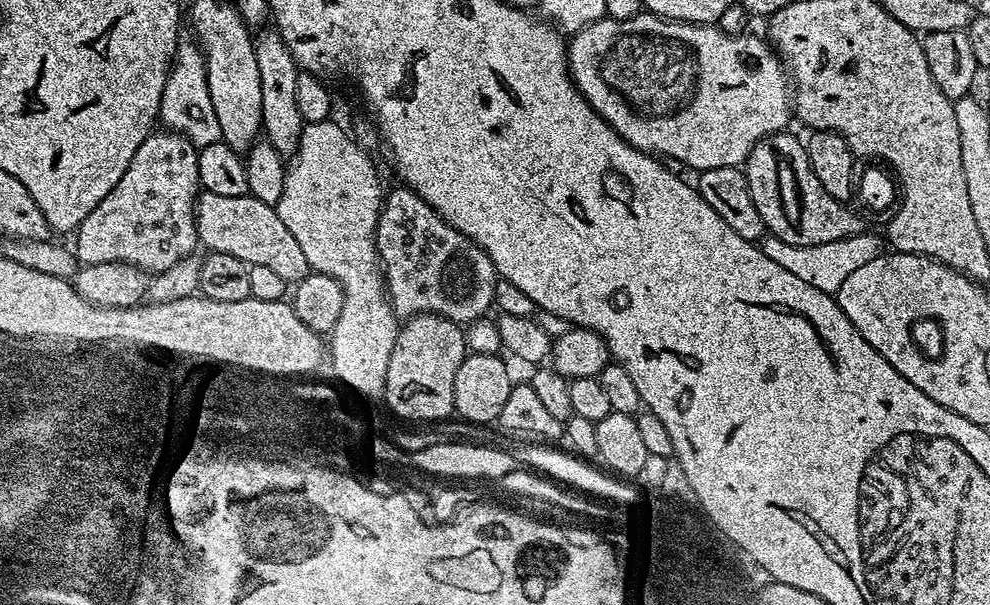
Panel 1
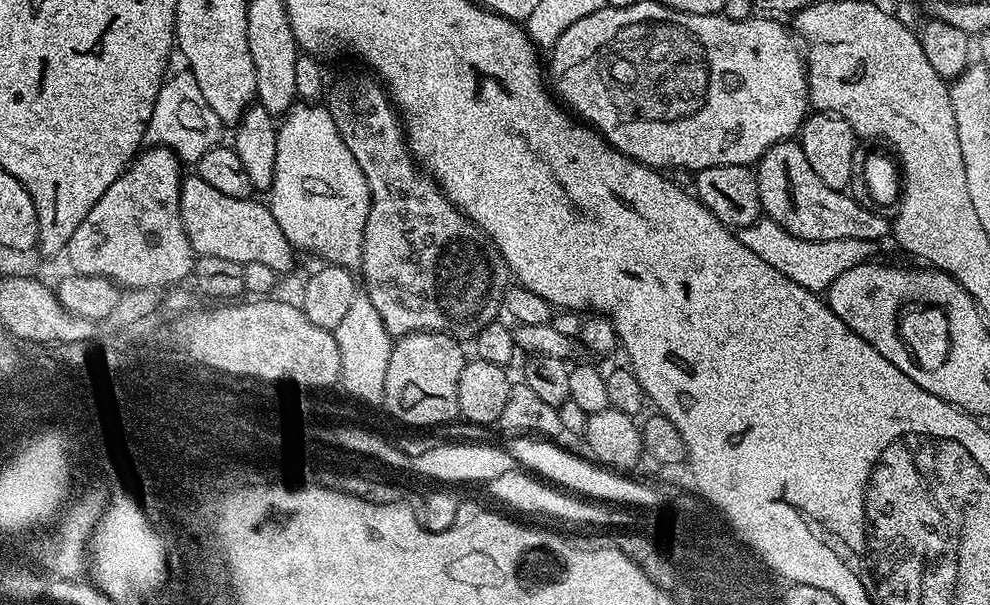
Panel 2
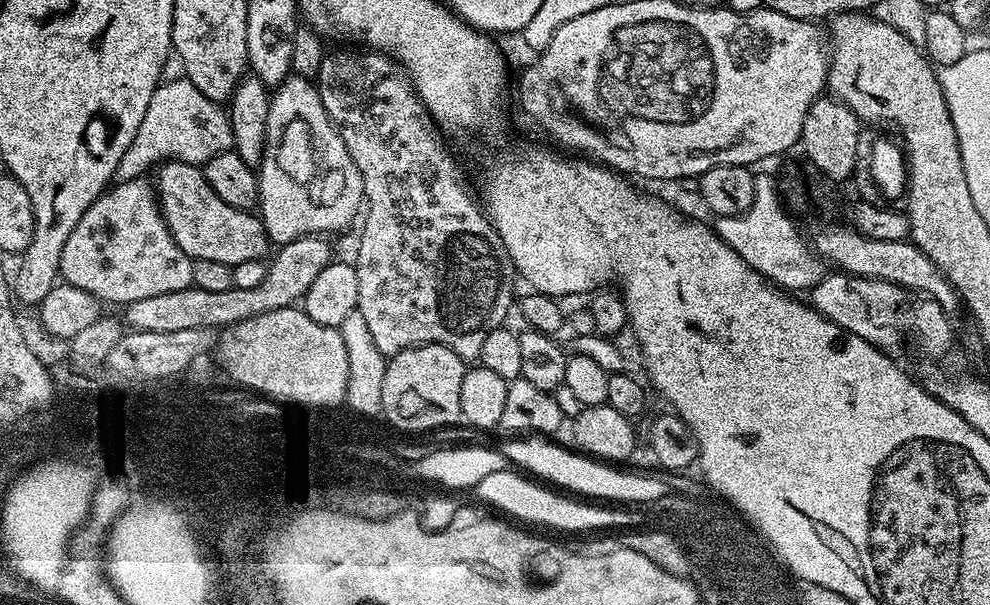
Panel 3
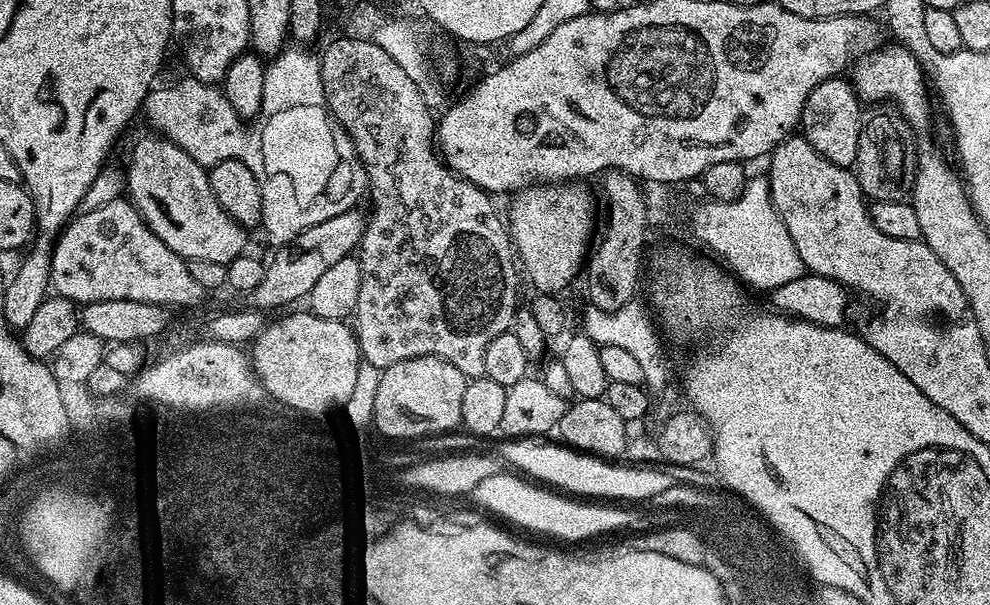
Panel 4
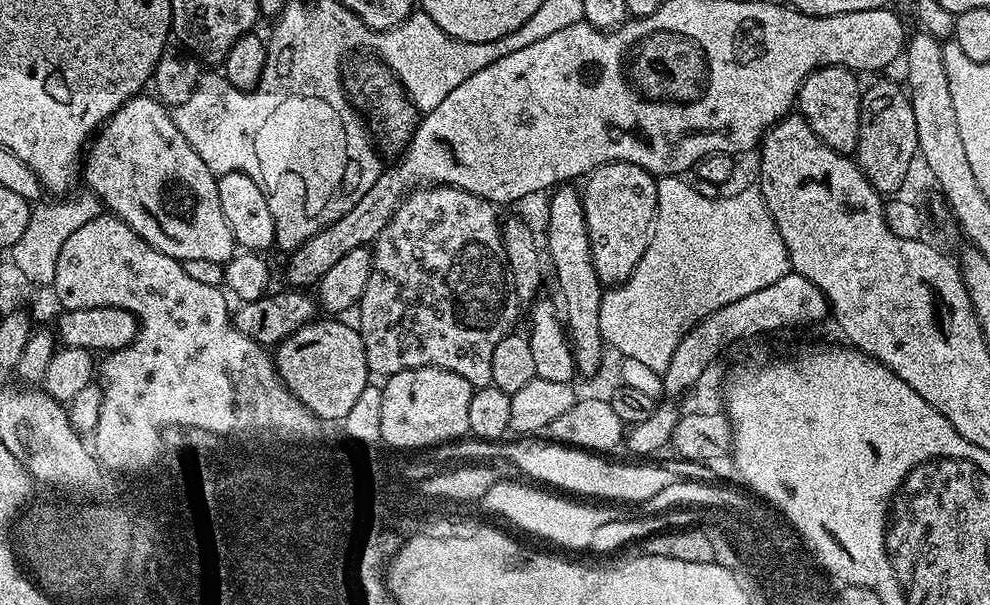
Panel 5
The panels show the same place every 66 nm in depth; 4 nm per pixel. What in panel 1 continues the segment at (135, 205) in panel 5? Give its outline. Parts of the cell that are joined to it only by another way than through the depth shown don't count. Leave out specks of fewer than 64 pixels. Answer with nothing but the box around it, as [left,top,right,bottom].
[196,191,310,282]

